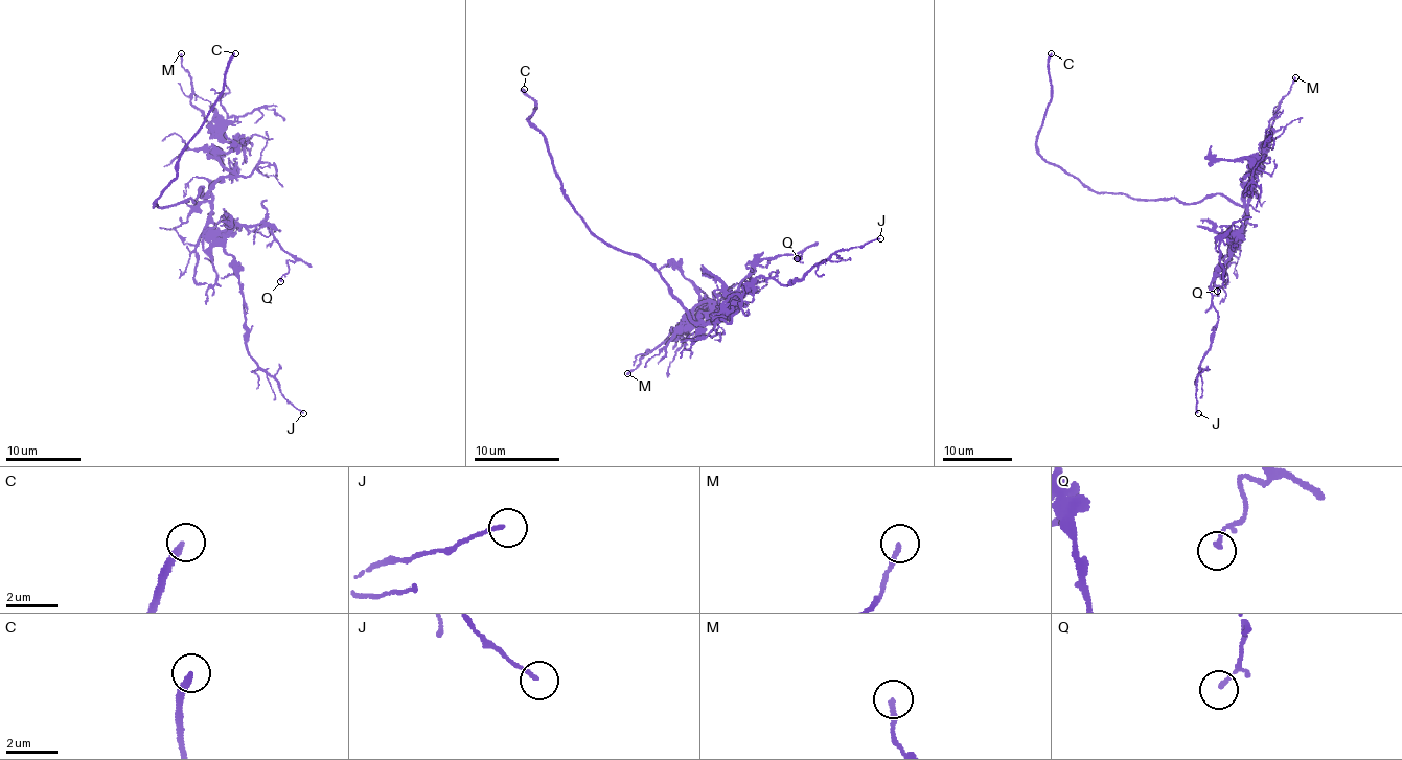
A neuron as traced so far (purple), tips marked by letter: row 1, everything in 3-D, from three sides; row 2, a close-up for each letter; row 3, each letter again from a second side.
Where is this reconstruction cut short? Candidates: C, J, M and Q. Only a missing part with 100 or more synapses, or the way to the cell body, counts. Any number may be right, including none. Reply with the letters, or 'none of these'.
C

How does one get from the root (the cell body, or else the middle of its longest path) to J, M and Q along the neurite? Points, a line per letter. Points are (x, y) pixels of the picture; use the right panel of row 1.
J: (1190, 203), (1219, 193), (1242, 206), (1247, 217), (1238, 244), (1211, 284), (1218, 323), (1196, 383), (1198, 413)
M: (1190, 203), (1219, 193), (1241, 206), (1249, 191), (1241, 185), (1243, 177), (1261, 162), (1273, 113), (1295, 77)
Q: (1190, 203), (1219, 193), (1246, 213), (1240, 232), (1220, 240), (1225, 276), (1217, 291)

